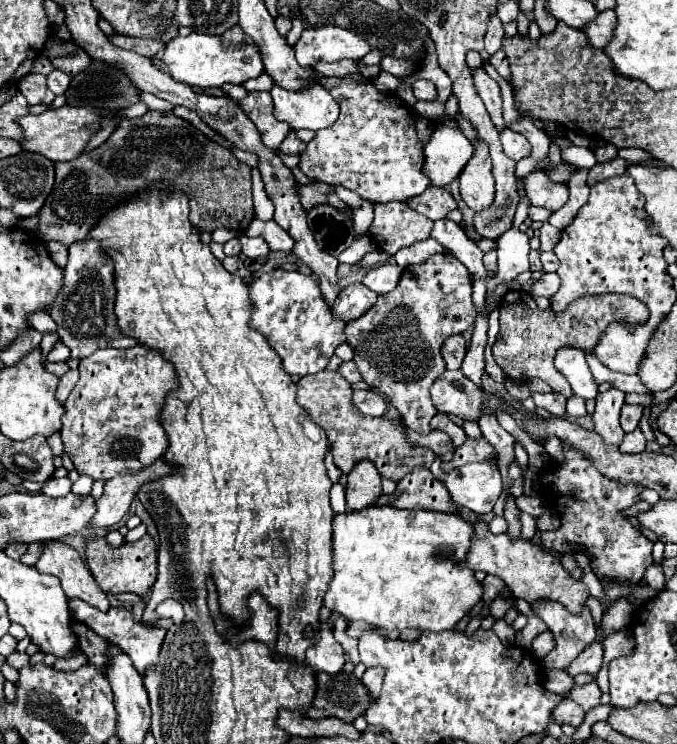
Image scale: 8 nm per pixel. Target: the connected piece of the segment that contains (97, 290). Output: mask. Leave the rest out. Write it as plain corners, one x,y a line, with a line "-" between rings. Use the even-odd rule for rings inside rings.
84,239
72,243
68,247
68,263
64,267
64,283
50,307
50,317
56,321
60,341
70,347
72,357
88,357
96,349
104,347
118,347
130,349
138,343
134,337
126,337
118,325
114,315
114,263
108,253
100,247
96,239

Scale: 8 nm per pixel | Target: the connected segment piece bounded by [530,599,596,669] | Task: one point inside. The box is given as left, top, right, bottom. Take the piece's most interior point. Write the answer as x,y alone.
573,631

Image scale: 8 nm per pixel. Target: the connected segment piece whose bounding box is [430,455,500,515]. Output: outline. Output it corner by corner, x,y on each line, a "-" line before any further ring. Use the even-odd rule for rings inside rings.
436,455
430,471
444,485
448,485
448,491
454,503
478,515
492,511
496,499
500,497
500,473
496,463
492,461
470,463
450,471
448,479
446,479
446,473
440,471
441,463
441,457

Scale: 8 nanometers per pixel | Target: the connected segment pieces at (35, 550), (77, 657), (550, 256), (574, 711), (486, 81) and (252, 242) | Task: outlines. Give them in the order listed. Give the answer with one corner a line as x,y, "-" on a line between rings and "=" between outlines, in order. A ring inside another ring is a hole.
32,543
32,545
28,545
28,547
26,547
26,553
20,557
20,561
22,561
22,563
26,563
26,565
34,565
34,563
38,561
40,551
42,551
42,545
=
74,651
74,655
70,653
68,657
60,657
60,659
56,659
56,663
54,663
52,667
60,669
60,671
74,671
74,669
86,665
86,663
88,663
88,657
86,657
82,651
=
540,251
540,261
544,271
556,271
558,269
558,259
554,255
554,251
=
566,701
566,703
560,703
554,709
554,713
552,713
550,719
556,721
558,725
574,725
574,727
580,727
580,723
584,721
584,715
582,715
582,709
576,707
576,703
=
478,67
478,69
472,69
472,79
474,79
474,87
478,91
478,95
482,97
490,117
492,117
492,123
496,125
498,131
504,129
504,123
502,123
502,97
500,97
500,87
498,83
486,73
484,67
=
242,235
240,237
240,243
242,243
242,253
250,259
258,259
258,257
268,257
270,255
270,247
264,239
252,239
252,237
246,237

